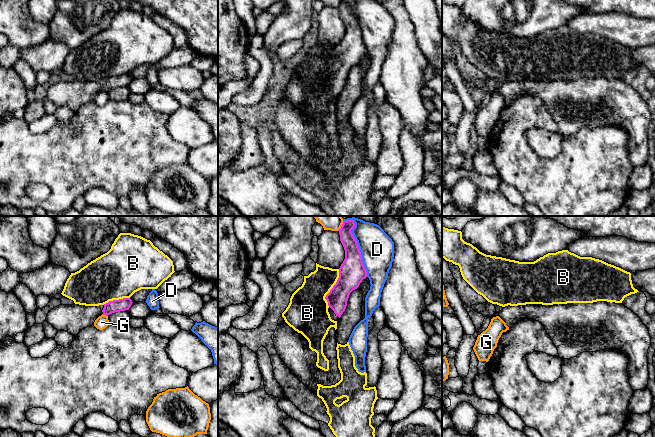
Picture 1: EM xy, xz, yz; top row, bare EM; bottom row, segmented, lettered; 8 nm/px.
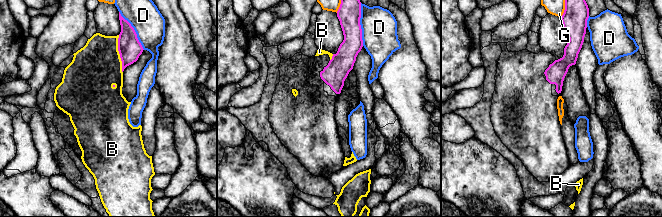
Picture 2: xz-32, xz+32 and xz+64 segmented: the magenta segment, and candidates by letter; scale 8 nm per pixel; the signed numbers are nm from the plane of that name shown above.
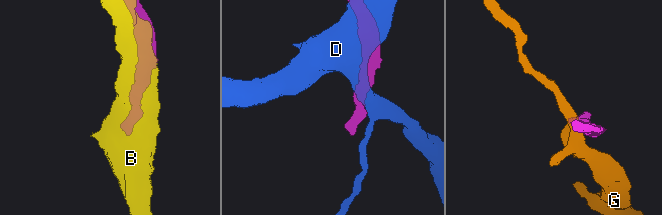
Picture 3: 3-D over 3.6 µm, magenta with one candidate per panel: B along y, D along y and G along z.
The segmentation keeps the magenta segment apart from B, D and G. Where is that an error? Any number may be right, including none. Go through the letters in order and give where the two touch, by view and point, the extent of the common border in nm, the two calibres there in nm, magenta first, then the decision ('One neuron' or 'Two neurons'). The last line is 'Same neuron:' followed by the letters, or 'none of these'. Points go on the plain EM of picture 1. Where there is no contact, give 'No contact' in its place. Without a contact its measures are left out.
B: Touches magenta at xz (332, 64). Shared border 320 nm. Thickness 200 nm (magenta) against 320 nm. Two neurons
D: Touches magenta at xz (359, 26). Shared border 440 nm. Thickness 200 nm (magenta) against 280 nm. Two neurons
G: Touches magenta at xy (105, 90). Shared border 50 nm. Thickness 100 nm (magenta) against 100 nm. Two neurons
Same neuron: none of these

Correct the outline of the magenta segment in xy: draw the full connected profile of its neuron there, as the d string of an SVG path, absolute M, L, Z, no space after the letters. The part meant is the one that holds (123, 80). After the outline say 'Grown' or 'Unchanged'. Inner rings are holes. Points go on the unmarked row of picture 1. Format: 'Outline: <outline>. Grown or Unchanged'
Outline: M123 74L99 82L61 80L47 90L46 97L58 107L63 106L75 112L83 105L94 101L95 96L102 90L108 92L129 86L132 79L130 74Z. Grown

